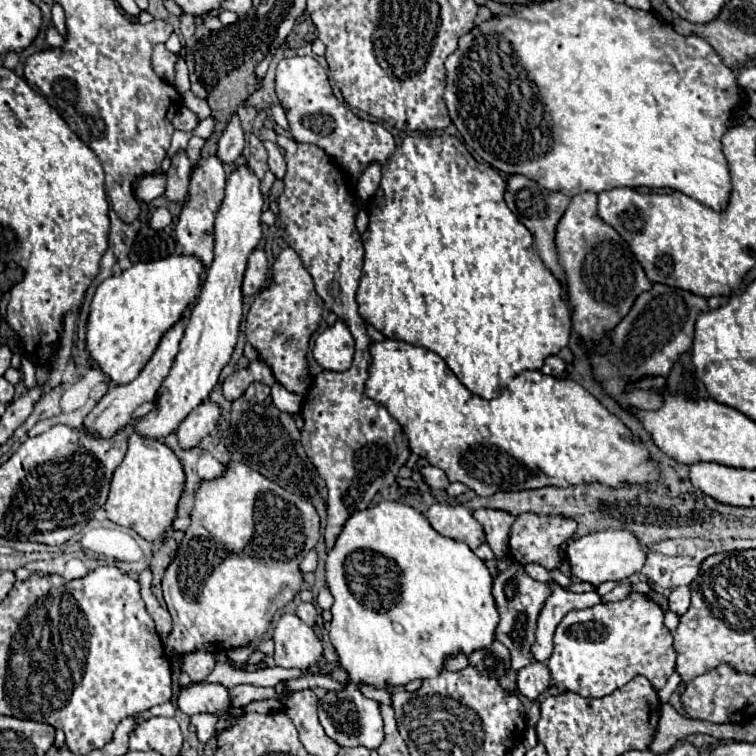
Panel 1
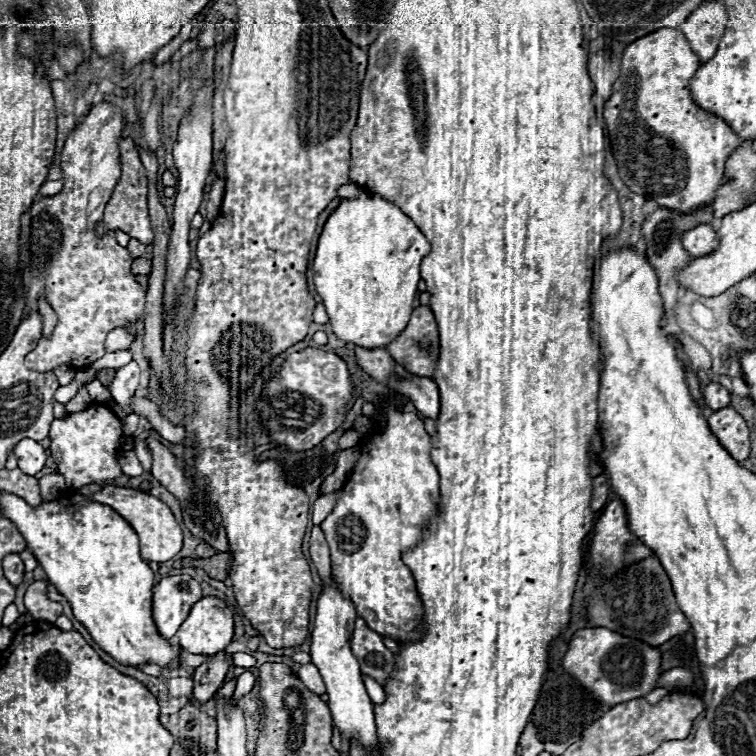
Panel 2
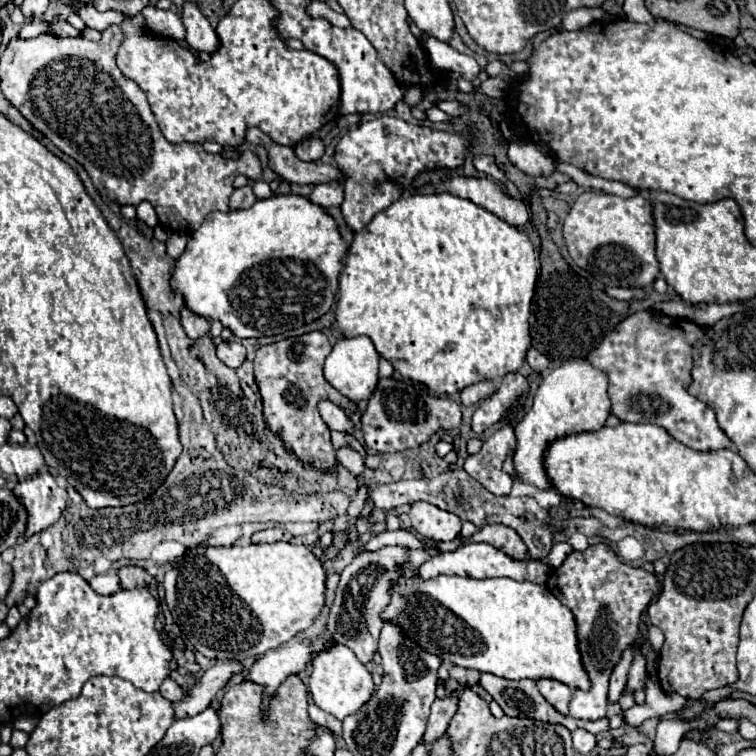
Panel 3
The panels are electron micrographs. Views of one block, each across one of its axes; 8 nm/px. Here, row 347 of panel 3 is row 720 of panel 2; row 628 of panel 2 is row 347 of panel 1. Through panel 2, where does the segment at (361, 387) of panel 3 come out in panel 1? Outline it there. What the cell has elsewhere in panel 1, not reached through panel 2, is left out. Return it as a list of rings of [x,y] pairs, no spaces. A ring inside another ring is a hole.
[[[338,320],[332,328],[326,328],[314,342],[314,360],[332,372],[344,372],[352,366],[354,358],[354,338],[348,326]]]

